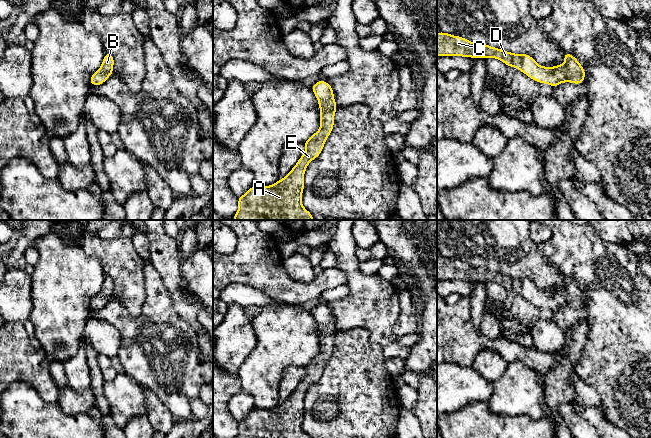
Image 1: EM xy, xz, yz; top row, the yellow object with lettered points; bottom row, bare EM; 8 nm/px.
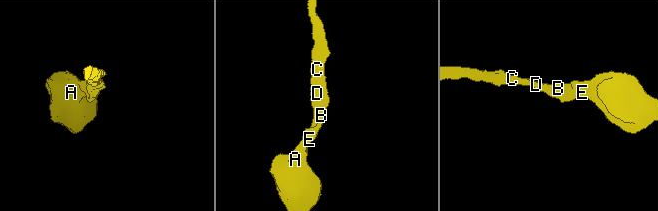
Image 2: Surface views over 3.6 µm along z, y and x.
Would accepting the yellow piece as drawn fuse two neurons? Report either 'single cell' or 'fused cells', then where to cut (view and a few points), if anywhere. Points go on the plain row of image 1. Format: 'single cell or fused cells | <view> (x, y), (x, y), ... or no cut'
single cell | no cut

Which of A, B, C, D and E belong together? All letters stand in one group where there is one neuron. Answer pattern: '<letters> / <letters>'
A B C D E

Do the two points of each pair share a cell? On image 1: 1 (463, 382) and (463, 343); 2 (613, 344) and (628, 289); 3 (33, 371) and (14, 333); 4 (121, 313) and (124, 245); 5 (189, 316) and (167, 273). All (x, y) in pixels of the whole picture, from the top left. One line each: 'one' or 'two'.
1: two
2: one
3: one
4: two
5: one

